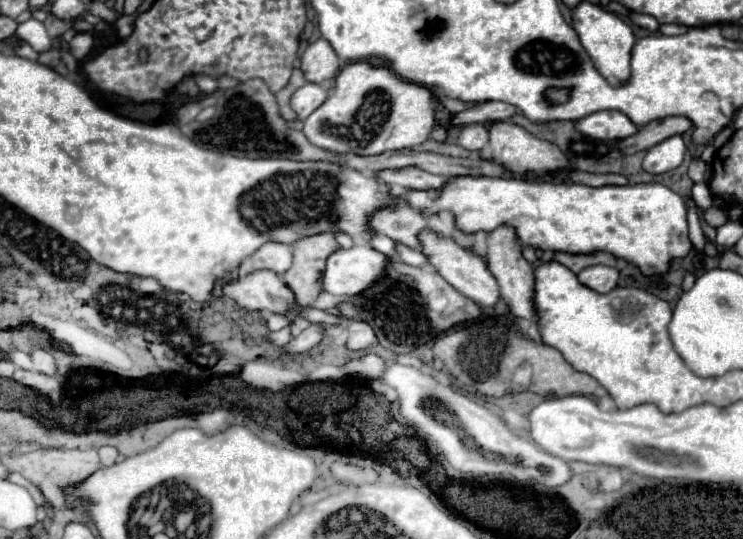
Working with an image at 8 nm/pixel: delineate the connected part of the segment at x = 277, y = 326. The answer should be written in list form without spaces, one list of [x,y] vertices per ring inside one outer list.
[[[271,314],[267,326],[269,326],[269,330],[281,330],[281,328],[285,328],[289,324],[291,324],[291,316],[287,316],[287,314]]]

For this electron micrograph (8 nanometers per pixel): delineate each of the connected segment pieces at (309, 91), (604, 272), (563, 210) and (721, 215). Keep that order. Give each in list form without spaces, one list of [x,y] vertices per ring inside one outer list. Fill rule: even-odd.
[[[307,82],[305,86],[301,86],[293,98],[291,98],[291,106],[297,112],[299,120],[305,120],[309,114],[313,114],[325,100],[329,98],[327,88],[323,88],[321,84],[313,84]]]
[[[589,266],[589,268],[583,268],[579,274],[577,274],[579,282],[589,286],[591,290],[595,292],[601,292],[601,294],[607,294],[611,292],[615,286],[617,286],[617,280],[619,280],[619,270],[611,268],[611,266]]]
[[[455,178],[455,182],[447,182],[441,194],[429,198],[423,190],[409,190],[401,196],[409,206],[421,210],[423,214],[437,214],[439,210],[449,210],[457,218],[457,226],[467,232],[493,230],[499,224],[509,224],[517,230],[521,244],[531,244],[533,248],[553,250],[553,252],[569,252],[569,254],[589,254],[589,252],[611,252],[617,258],[623,258],[635,266],[645,276],[659,276],[667,272],[669,262],[673,258],[687,256],[693,246],[687,236],[687,218],[685,218],[685,202],[679,194],[663,184],[635,184],[635,186],[601,186],[591,188],[583,184],[555,184],[555,182],[529,182],[519,178]]]
[[[717,206],[709,208],[709,210],[703,214],[703,218],[705,218],[705,220],[707,220],[707,224],[711,224],[711,226],[723,226],[723,224],[727,222],[725,212],[723,212],[721,208],[717,208]]]

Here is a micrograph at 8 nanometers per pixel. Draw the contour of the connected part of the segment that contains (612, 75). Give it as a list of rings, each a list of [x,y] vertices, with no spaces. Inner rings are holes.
[[[579,2],[571,10],[571,24],[577,30],[587,54],[593,58],[599,74],[605,74],[609,82],[625,82],[625,78],[629,78],[629,50],[635,42],[631,28],[613,12],[607,12],[591,2]]]

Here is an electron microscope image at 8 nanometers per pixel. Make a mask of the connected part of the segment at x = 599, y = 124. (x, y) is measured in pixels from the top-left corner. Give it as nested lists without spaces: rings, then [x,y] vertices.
[[[603,110],[603,112],[593,112],[577,120],[575,130],[595,140],[623,140],[635,134],[637,126],[629,122],[629,118],[625,118],[625,114],[621,112]]]

